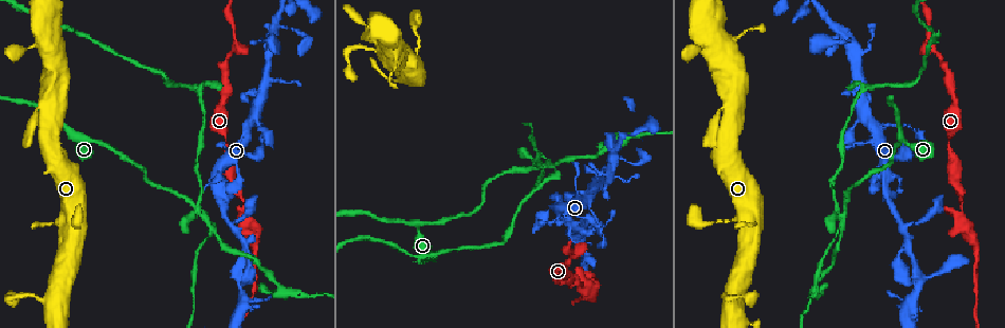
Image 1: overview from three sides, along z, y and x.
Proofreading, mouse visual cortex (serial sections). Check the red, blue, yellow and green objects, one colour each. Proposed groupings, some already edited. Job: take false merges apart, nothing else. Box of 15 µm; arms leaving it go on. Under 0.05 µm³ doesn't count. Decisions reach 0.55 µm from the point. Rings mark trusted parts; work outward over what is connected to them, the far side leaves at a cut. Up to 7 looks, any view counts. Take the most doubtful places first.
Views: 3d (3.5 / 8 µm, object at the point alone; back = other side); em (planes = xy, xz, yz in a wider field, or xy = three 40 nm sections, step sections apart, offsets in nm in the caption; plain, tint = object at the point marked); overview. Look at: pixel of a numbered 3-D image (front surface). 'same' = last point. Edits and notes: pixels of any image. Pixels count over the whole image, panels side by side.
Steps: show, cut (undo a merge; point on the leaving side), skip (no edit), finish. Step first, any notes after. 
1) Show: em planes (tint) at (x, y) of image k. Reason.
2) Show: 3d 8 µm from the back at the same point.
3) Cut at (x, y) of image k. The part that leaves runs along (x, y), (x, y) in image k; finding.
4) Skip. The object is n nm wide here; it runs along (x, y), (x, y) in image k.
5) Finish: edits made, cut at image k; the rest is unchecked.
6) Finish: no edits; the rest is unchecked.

Show: 3d 3.5 µm at (963, 223) of image 1. Narrows sharply.

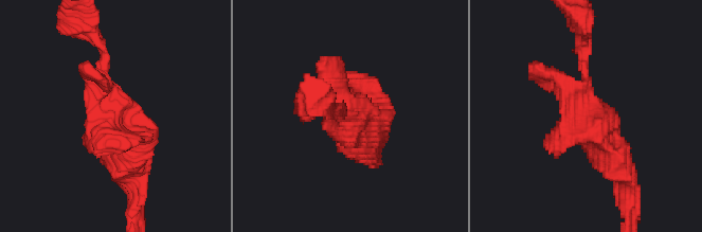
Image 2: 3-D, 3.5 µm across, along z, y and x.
Show: em xy step 2 (tint) at (112, 110) of image 2.

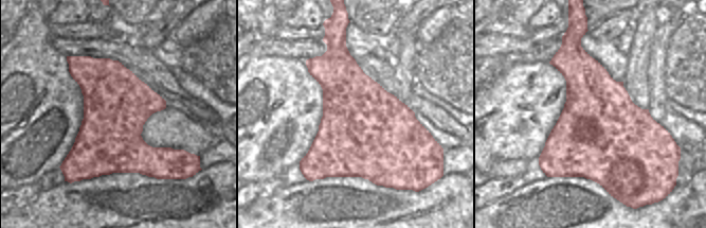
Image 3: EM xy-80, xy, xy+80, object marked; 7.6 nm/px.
Skip. It runs along (581, 40), (581, 105), (619, 167) in image 2; continuous, no second cell.

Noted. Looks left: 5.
Show: 3d 8 µm at (80, 137) of image 1. Thin neck.

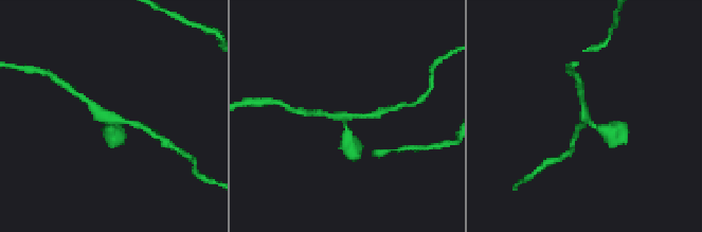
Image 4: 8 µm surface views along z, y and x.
Show: 3d 3.5 µm at (586, 119) of image 4. Closer look.

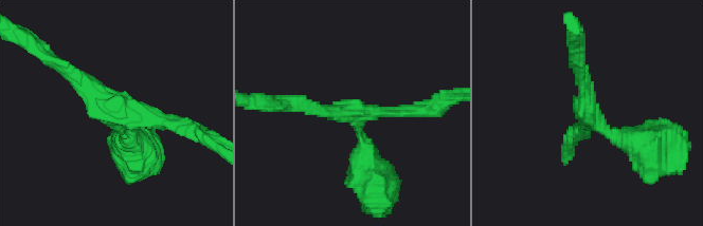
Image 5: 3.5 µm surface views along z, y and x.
Show: em xy step 1 (tint) at (588, 117) of image 5. 3 arms meet here; the arms are 200, 250, 450 nm wide; need the tissue.

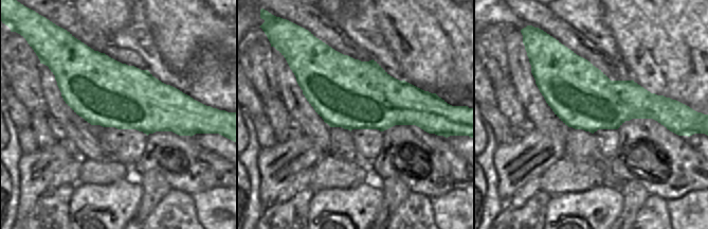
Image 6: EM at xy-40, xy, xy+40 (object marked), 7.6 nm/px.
Skip. It runs along (368, 175), (359, 116), (428, 108) in image 5; one cell here.

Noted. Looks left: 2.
Show: 3d 3.5 µm at (255, 112) of image 1. Small branch off a trunk.

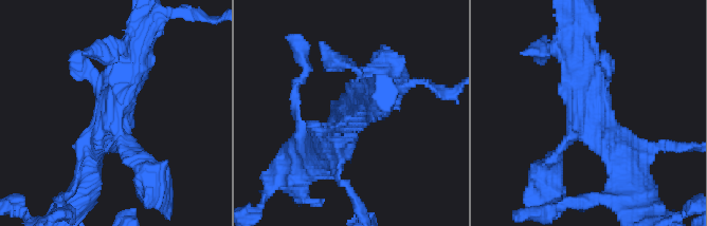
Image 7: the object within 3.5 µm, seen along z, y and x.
Show: em xy step 3 (tint) at (113, 114) of image 7. Shape alone is not enough.

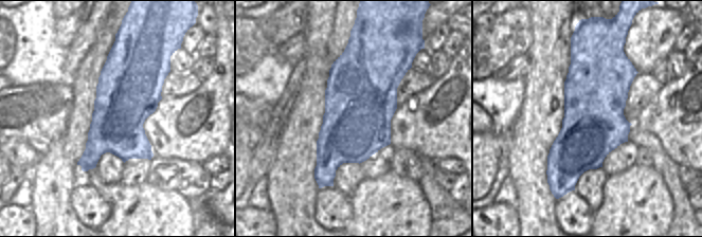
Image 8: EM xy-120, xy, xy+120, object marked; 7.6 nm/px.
Skip. It runs along (630, 170), (588, 114), (578, 50) in image 7; continuous, no second cell.

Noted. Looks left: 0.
Finish: no edits; the rest is unchecked.

